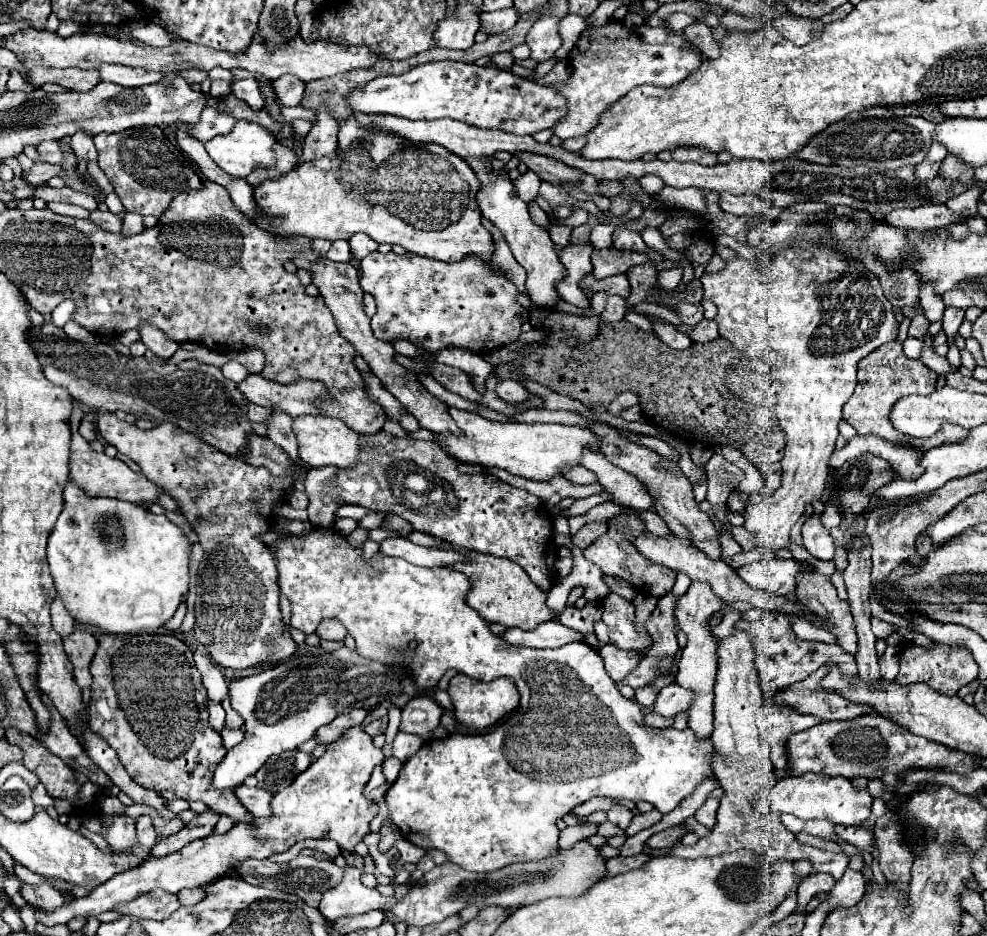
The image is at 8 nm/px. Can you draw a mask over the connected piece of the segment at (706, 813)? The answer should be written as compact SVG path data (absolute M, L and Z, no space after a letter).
M715 787L715 789L709 793L709 797L705 799L705 803L703 803L703 805L697 809L697 813L695 813L695 819L697 819L699 823L703 823L705 827L709 827L709 829L715 825L715 813L717 813L721 795L723 795L723 789L721 789L721 787Z

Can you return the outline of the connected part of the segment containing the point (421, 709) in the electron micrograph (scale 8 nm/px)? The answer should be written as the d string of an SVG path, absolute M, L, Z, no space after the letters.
M427 693L417 695L415 699L411 699L403 707L403 719L401 719L399 731L417 733L419 737L423 737L427 741L429 735L431 735L431 731L439 725L443 709L439 705L435 705L435 703L423 705L423 699L431 699L431 697Z

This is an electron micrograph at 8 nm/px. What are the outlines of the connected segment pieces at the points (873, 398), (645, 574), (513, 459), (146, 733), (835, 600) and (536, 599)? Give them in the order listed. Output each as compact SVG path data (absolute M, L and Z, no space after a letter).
M889 341L887 345L875 349L873 353L869 353L867 357L863 357L859 361L859 369L857 371L867 371L867 379L865 381L857 381L857 387L851 395L851 399L843 405L843 419L853 425L857 429L859 435L877 435L885 441L891 441L891 443L899 443L899 445L907 445L907 447L913 447L917 451L929 451L931 447L937 447L941 445L943 441L953 441L953 439L963 439L965 435L969 435L967 429L963 427L957 427L957 425L945 425L941 429L941 433L931 439L915 439L915 437L909 437L909 435L901 435L891 423L889 423L889 413L891 413L891 407L911 395L911 393L919 393L919 395L929 395L933 389L935 389L935 383L937 383L937 373L933 373L931 369L927 369L921 361L915 361L915 359L909 359L905 353L903 353L903 347L901 343L897 341Z
M623 507L623 511L615 515L610 521L607 533L603 537L599 537L593 545L589 545L583 555L595 563L605 575L613 575L613 577L621 577L625 579L627 583L631 583L635 589L647 593L647 595L653 595L653 597L663 597L671 591L673 583L675 583L675 571L669 571L669 567L663 567L663 565L655 565L655 563L649 563L643 555L639 555L639 551L631 545L633 540L639 533L646 531L644 522L639 516L634 513L633 508Z
M449 407L449 415L453 415L465 435L465 439L457 439L455 435L439 435L439 439L447 443L451 457L467 463L495 465L525 479L549 481L555 475L565 475L573 467L581 465L585 447L593 453L601 453L601 439L589 429L555 423L497 423L455 407Z
M97 633L95 637L99 649L89 665L89 671L93 675L91 701L87 707L89 725L99 731L99 735L117 751L131 779L137 785L159 793L167 801L175 797L203 801L217 813L229 815L235 823L251 817L249 813L245 813L245 807L237 803L233 791L213 791L209 787L209 779L213 777L217 763L225 757L227 751L221 747L221 735L217 735L217 731L209 727L207 691L203 687L201 673L193 663L191 649L175 635Z
M807 561L801 565L805 565L805 571L797 579L797 601L801 607L809 607L809 611L821 611L821 615L833 623L829 631L837 635L837 645L841 645L847 653L855 653L857 637L853 635L853 617L849 615L849 603L837 597L833 583L821 575L815 565Z
M443 543L441 549L453 549L461 555L465 555L467 561L453 563L451 569L461 571L469 583L471 589L465 595L465 601L469 607L473 607L485 621L489 623L501 623L505 627L521 627L521 629L533 629L541 621L551 619L551 611L545 605L547 595L529 579L529 575L513 561L493 557L493 555L483 555L483 553L473 553L465 551L457 545L447 545Z

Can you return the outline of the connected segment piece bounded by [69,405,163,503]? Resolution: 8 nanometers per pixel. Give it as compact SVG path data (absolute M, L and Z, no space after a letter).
M73 405L70 427L71 427L71 457L69 457L69 471L71 471L71 479L79 485L85 487L85 491L89 495L101 495L101 497L115 497L115 499L123 499L123 501L133 501L133 503L153 503L159 495L163 495L163 489L159 485L155 485L153 481L149 481L143 473L135 473L131 471L123 461L107 457L105 453L97 453L89 447L89 443L78 433L80 420L84 413L82 409Z

